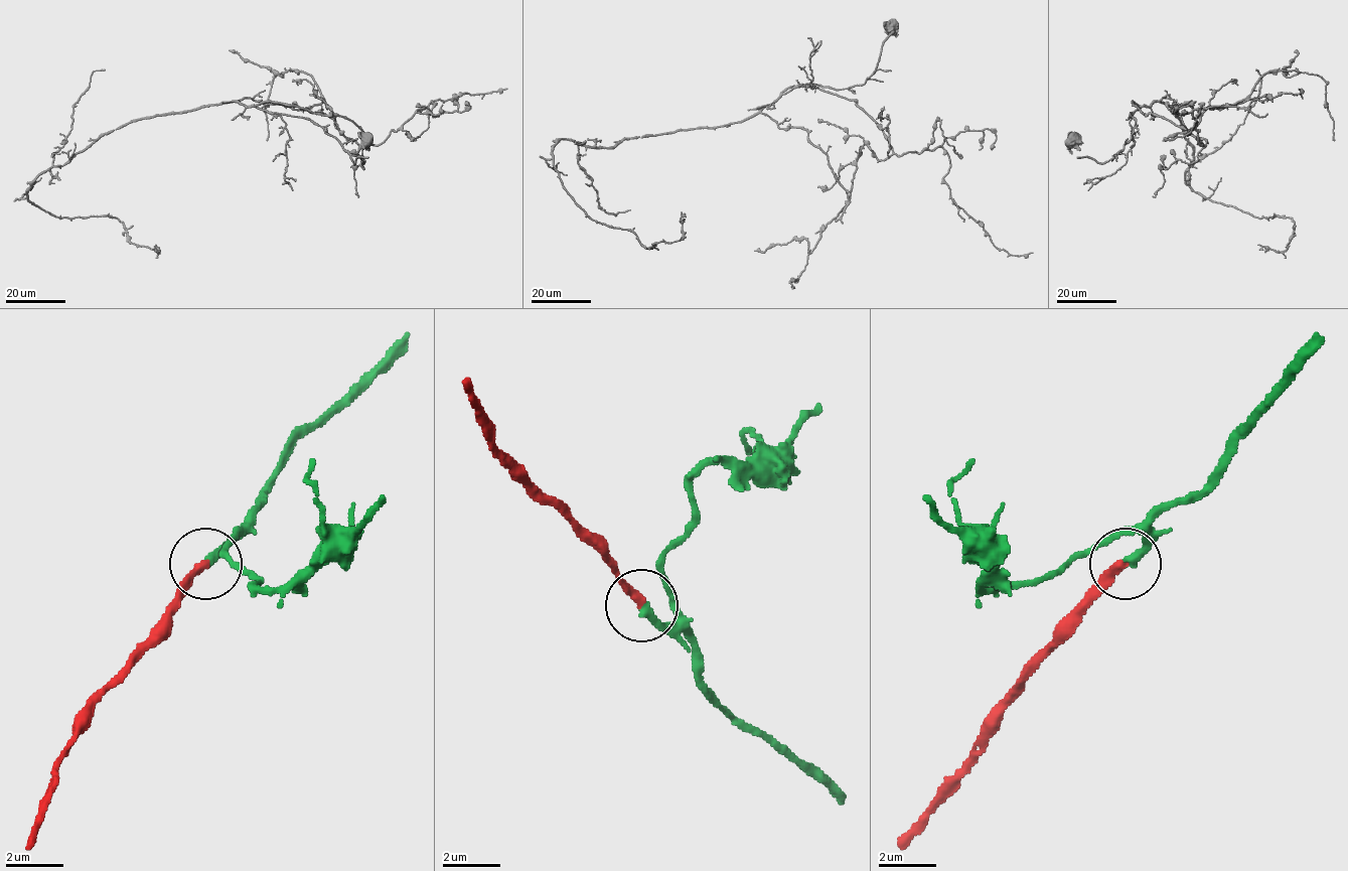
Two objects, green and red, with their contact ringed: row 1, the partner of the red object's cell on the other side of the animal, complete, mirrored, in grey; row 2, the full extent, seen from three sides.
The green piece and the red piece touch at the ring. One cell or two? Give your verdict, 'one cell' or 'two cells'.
one cell

